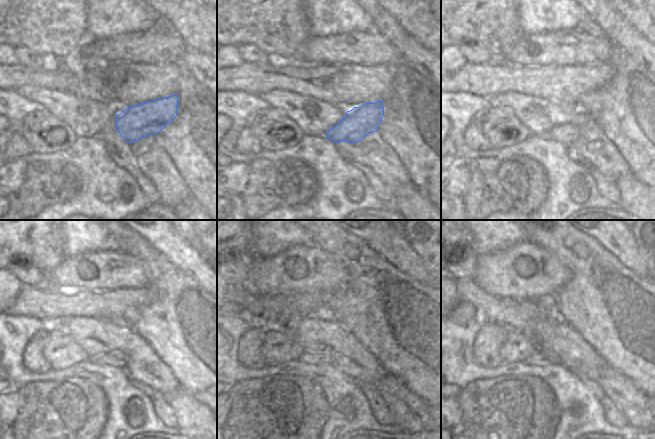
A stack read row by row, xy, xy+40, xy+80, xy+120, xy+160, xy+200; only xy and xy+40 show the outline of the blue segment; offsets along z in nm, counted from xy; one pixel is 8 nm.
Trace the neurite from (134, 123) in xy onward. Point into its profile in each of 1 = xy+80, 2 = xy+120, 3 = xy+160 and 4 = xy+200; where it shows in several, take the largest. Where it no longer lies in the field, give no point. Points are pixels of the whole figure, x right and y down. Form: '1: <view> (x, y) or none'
1: xy+80 (566, 134)
2: xy+120 (116, 358)
3: xy+160 (310, 358)
4: xy+200 (539, 358)

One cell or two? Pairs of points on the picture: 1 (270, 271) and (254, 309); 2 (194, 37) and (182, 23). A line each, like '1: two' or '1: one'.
1: two
2: one

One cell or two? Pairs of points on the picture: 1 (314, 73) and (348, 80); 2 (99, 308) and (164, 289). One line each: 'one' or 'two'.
1: one
2: two

